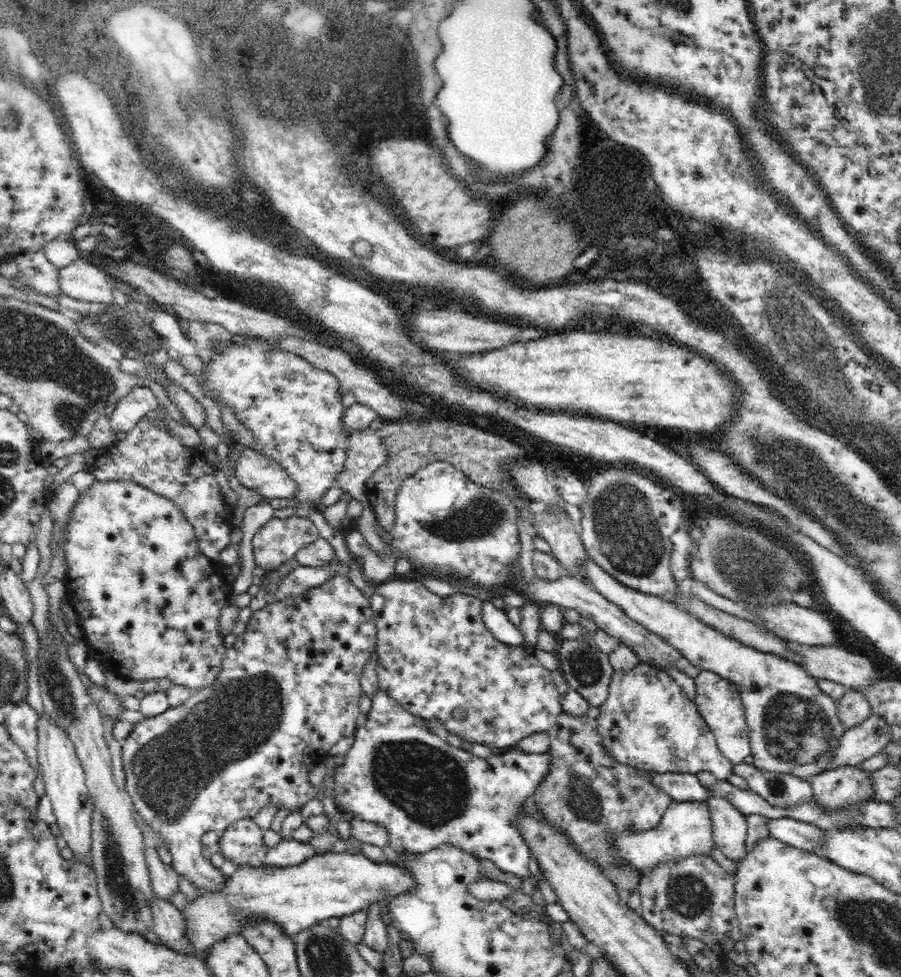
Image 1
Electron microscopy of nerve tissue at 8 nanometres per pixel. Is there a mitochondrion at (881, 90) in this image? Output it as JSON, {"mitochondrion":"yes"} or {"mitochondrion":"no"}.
{"mitochondrion":"yes"}

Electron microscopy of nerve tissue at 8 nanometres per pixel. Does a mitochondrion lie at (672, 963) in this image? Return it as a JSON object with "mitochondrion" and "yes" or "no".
{"mitochondrion":"no"}

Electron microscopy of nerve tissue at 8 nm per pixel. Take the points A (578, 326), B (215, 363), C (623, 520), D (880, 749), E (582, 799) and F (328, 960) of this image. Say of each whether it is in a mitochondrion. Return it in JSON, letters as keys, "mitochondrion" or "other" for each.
{"A":"other","B":"other","C":"mitochondrion","D":"other","E":"mitochondrion","F":"mitochondrion"}

